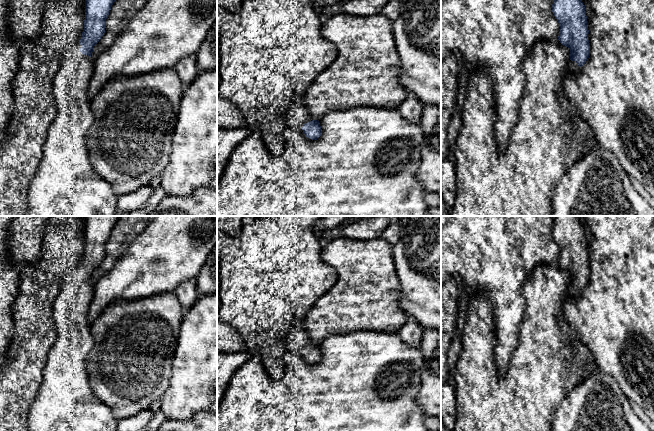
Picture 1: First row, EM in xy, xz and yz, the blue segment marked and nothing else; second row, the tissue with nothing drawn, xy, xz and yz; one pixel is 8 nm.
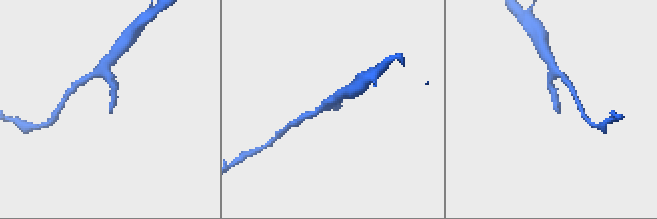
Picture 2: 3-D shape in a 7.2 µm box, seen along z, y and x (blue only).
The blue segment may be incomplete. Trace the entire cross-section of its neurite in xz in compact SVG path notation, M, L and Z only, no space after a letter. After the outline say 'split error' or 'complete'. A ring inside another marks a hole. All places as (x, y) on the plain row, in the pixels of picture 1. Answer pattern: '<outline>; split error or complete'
M294 322L288 336L288 348L301 352L307 362L317 364L322 358L320 347L311 341L309 341L310 345L305 347L304 342L306 340L308 337L304 333L303 322Z; split error

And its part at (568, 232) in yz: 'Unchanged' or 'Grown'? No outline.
Grown

